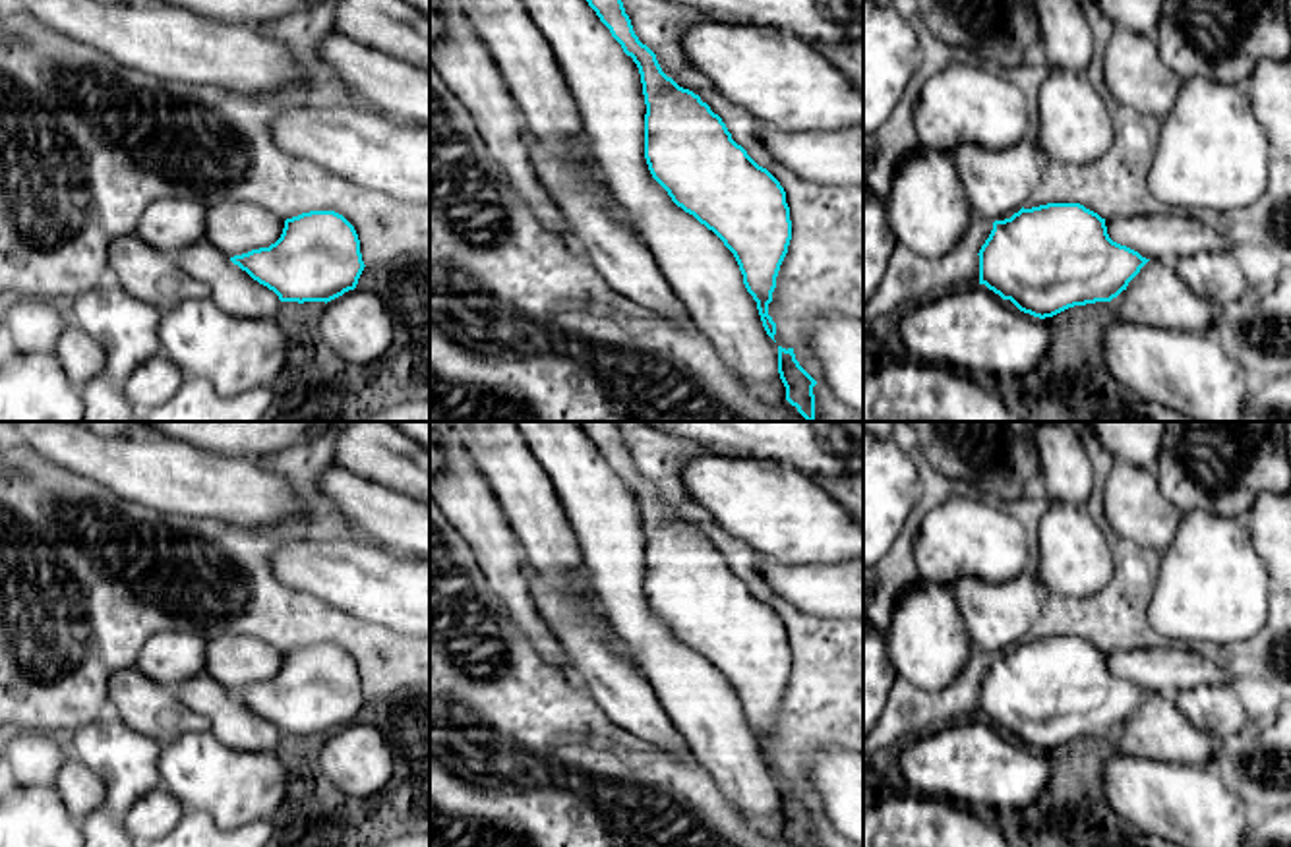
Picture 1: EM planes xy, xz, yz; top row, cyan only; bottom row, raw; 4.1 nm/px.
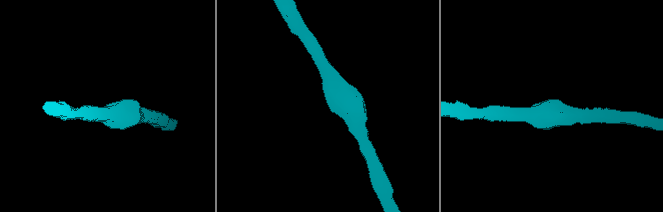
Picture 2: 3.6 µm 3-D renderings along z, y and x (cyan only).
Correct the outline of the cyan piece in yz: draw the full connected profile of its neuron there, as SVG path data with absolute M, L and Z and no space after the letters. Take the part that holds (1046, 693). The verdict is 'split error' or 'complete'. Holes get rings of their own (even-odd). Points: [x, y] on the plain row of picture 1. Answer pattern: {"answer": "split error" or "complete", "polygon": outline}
{"answer": "complete", "polygon": "M1047 636L995 654L979 683L979 717L1034 750L1053 750L1068 741L1111 735L1150 694L1113 675L1105 652L1080 636Z"}

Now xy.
{"answer": "complete", "polygon": "M310 644L286 652L281 671L269 681L230 690L254 714L273 723L281 735L331 735L354 723L364 704L354 659L335 644Z"}

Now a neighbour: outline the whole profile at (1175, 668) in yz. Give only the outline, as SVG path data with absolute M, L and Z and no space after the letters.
M1185 644L1134 652L1107 652L1105 659L1113 675L1165 698L1173 698L1181 690L1198 685L1235 685L1237 681L1212 657L1210 650Z

